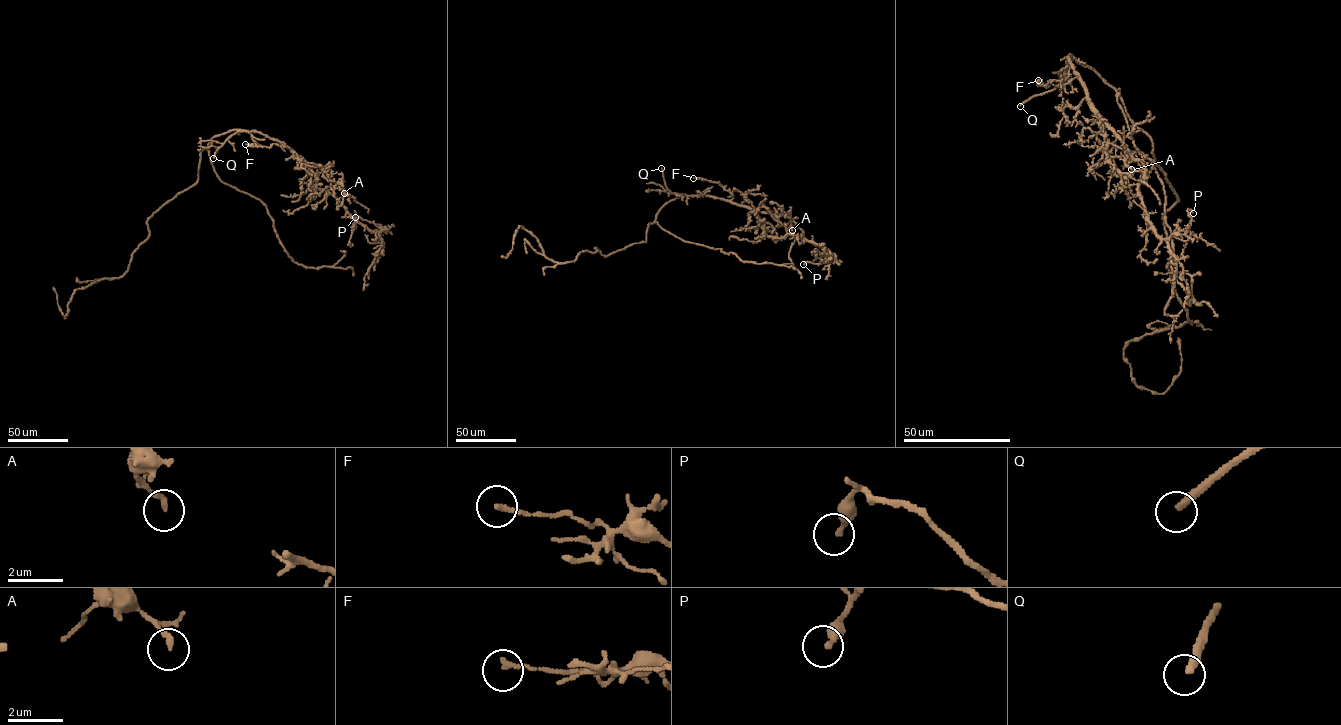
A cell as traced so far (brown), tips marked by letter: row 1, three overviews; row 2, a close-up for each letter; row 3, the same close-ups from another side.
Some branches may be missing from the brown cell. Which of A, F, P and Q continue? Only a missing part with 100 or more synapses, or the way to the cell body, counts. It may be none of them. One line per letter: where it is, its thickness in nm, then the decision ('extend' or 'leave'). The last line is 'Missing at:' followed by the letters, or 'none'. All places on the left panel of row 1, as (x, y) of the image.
A: (344, 193) | 180 nm | leave
F: (245, 144) | 180 nm | leave
P: (355, 217) | 280 nm | leave
Q: (213, 158) | 280 nm | extend
Missing at: Q

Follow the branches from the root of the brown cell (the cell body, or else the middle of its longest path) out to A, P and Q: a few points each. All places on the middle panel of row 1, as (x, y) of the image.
A: (649, 223), (670, 201), (705, 195), (772, 214), (786, 228), (791, 226), (792, 230)
P: (649, 223), (679, 197), (730, 200), (750, 208), (767, 235), (791, 234), (833, 254), (829, 262), (803, 264)
Q: (649, 223), (666, 204), (688, 195), (672, 193), (668, 189), (661, 168)

